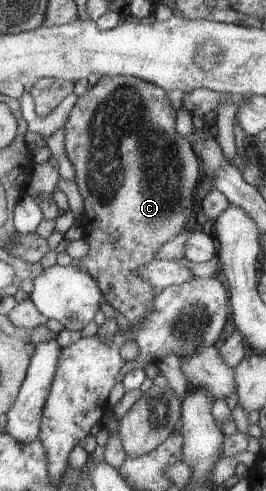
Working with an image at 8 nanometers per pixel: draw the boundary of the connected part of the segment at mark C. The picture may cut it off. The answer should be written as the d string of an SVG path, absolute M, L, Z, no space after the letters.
M124 75L115 77L105 76L89 92L79 98L64 128L66 153L75 167L76 185L84 198L85 216L87 216L87 222L83 224L85 226L85 240L87 240L88 244L91 244L89 255L85 256L82 260L75 260L73 264L77 267L79 266L78 268L81 268L81 270L86 270L90 276L93 276L98 281L108 304L123 314L133 325L144 321L154 306L157 296L155 288L138 274L138 269L144 263L154 261L164 244L179 236L183 228L187 226L187 222L189 222L189 218L193 214L193 201L195 199L197 185L200 184L200 180L203 178L202 160L196 154L192 142L187 140L188 138L180 136L179 132L175 130L175 124L177 124L177 105L171 104L169 94L167 93L168 91L162 87L156 86L151 82L143 81L141 78Z

